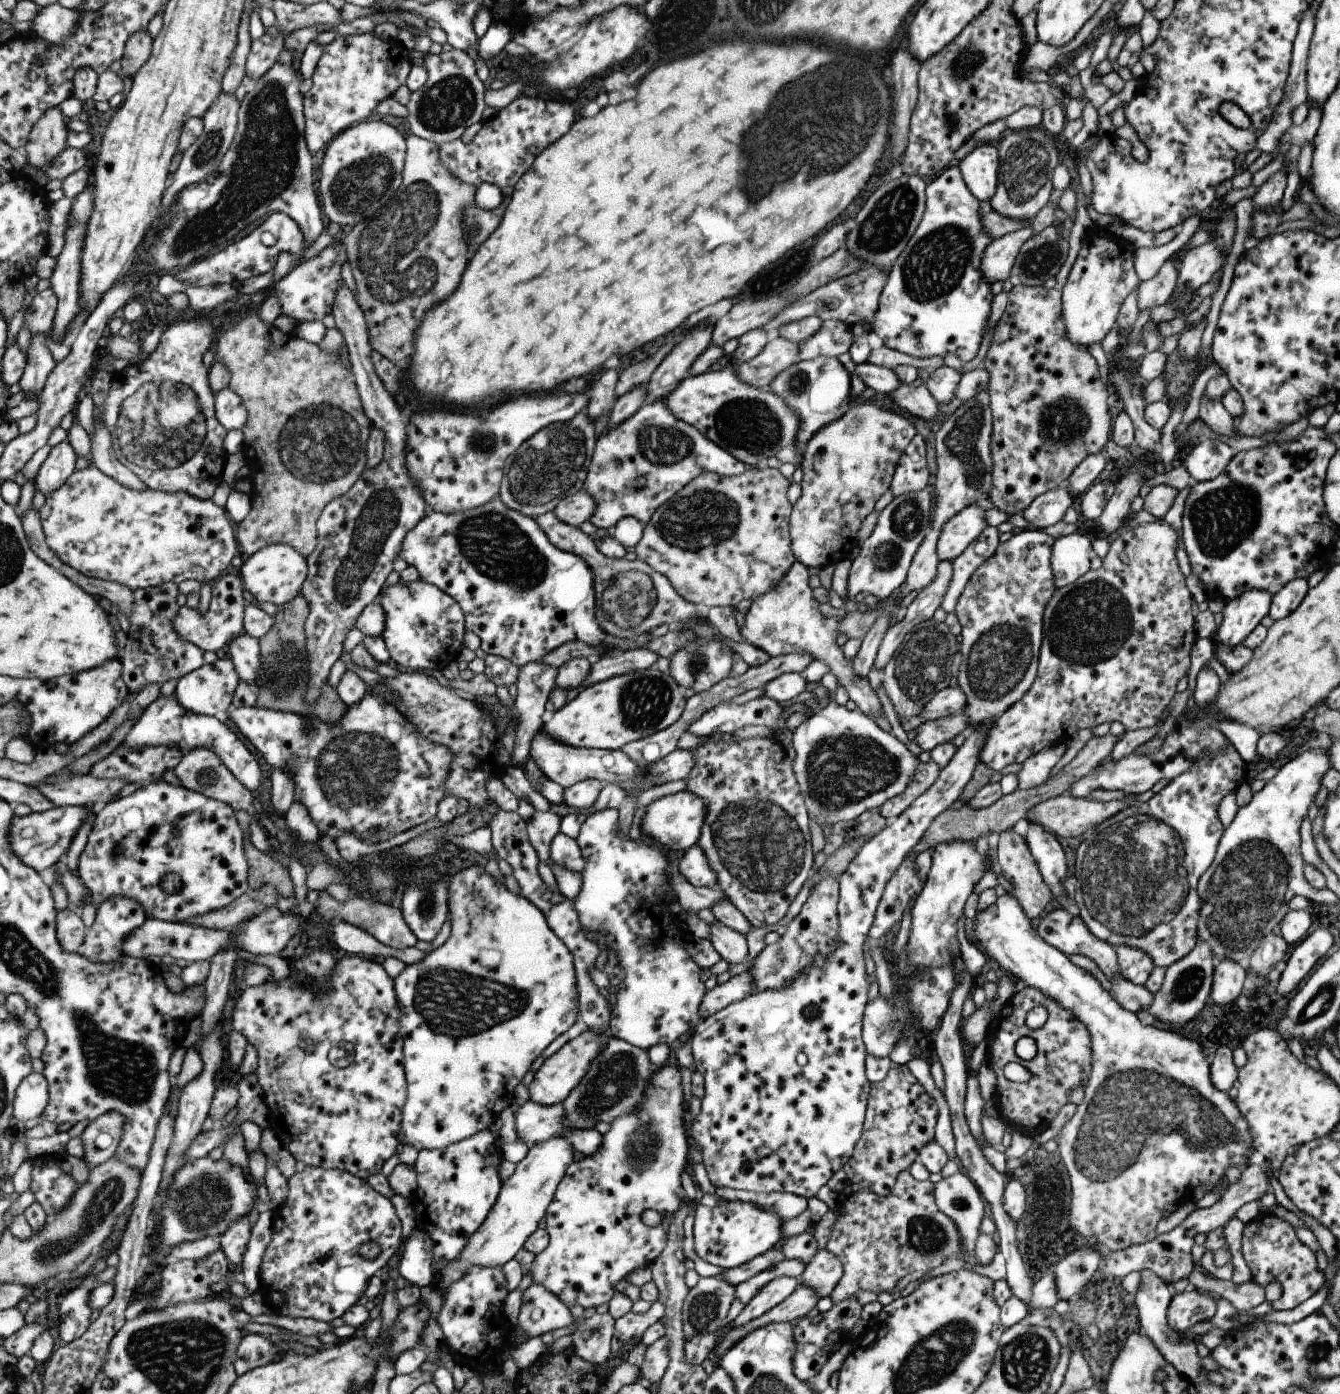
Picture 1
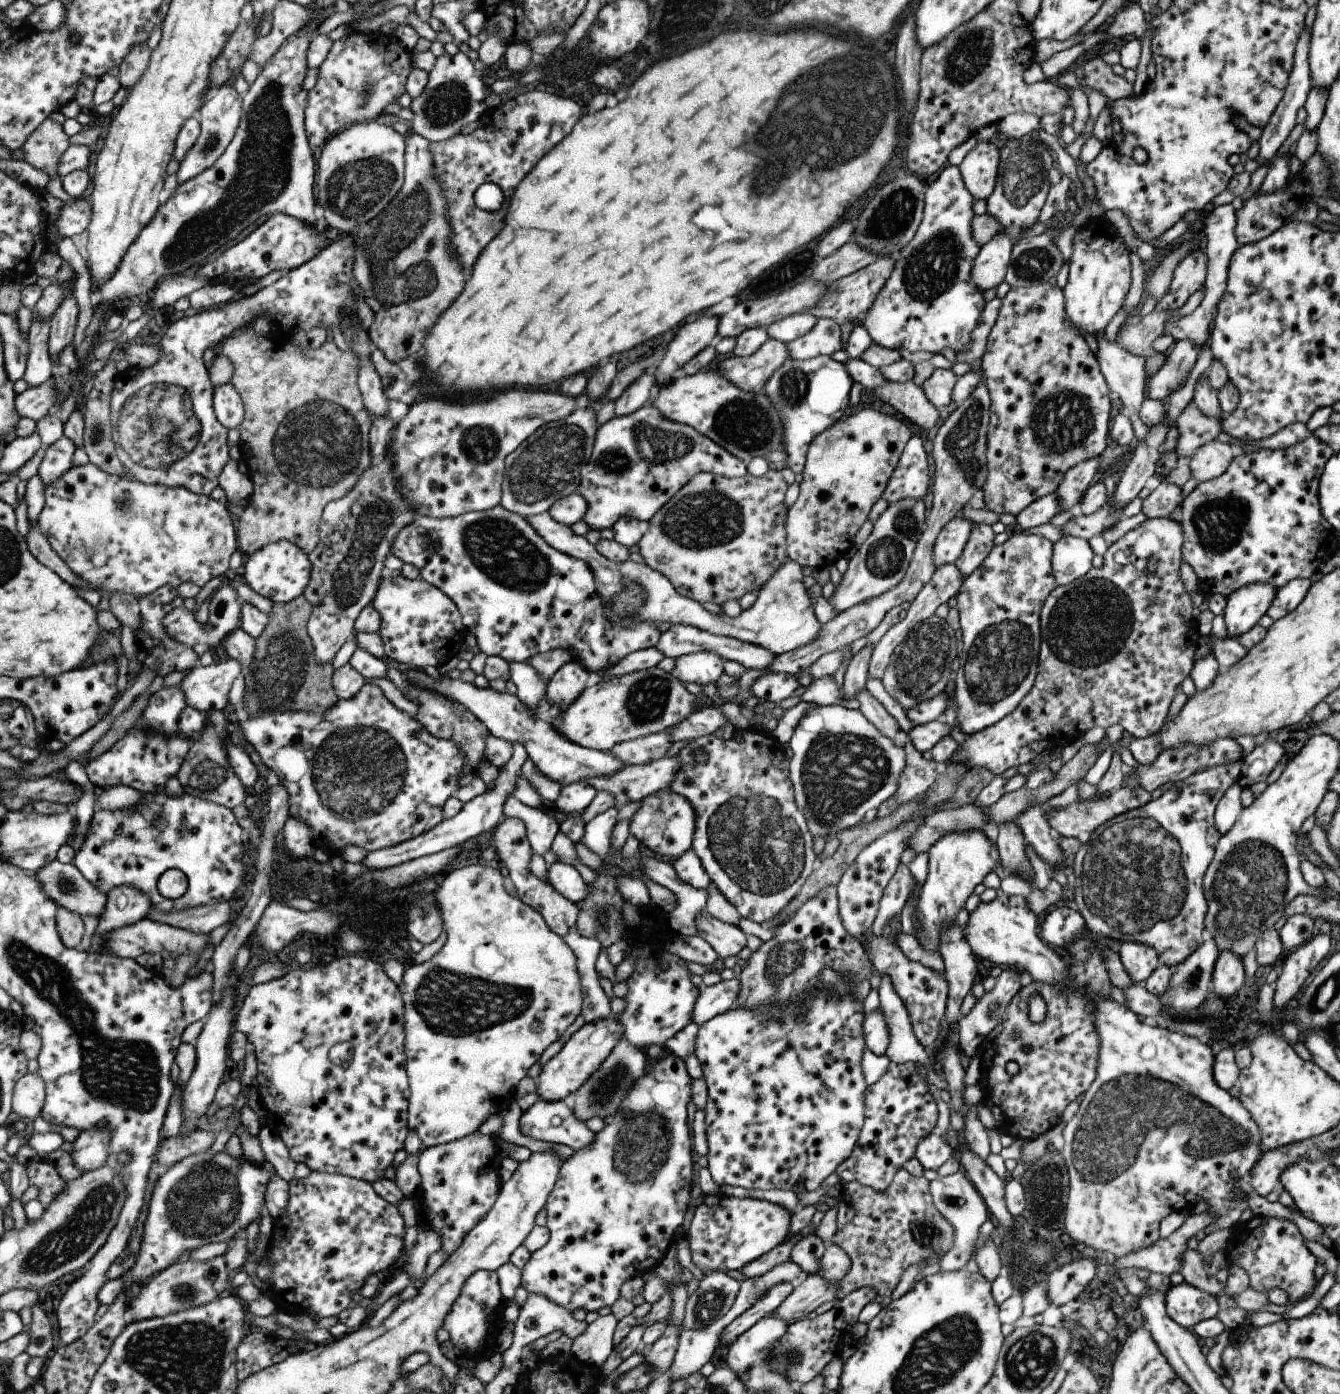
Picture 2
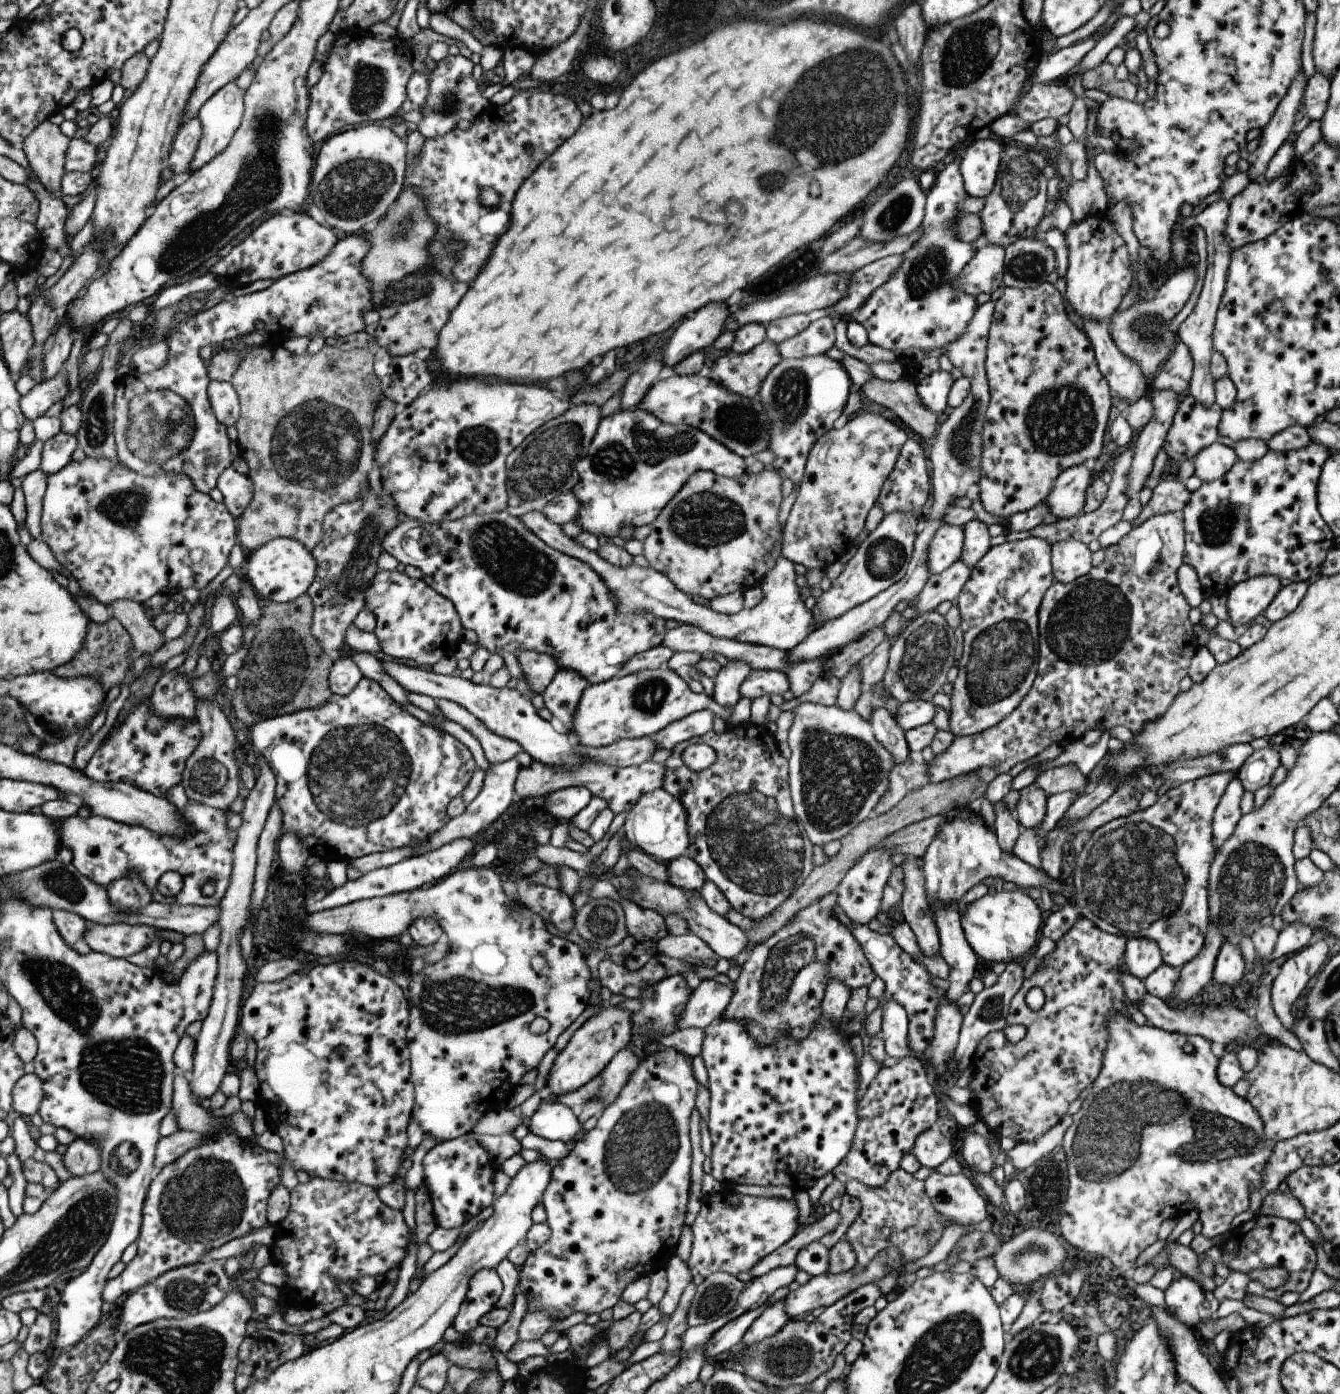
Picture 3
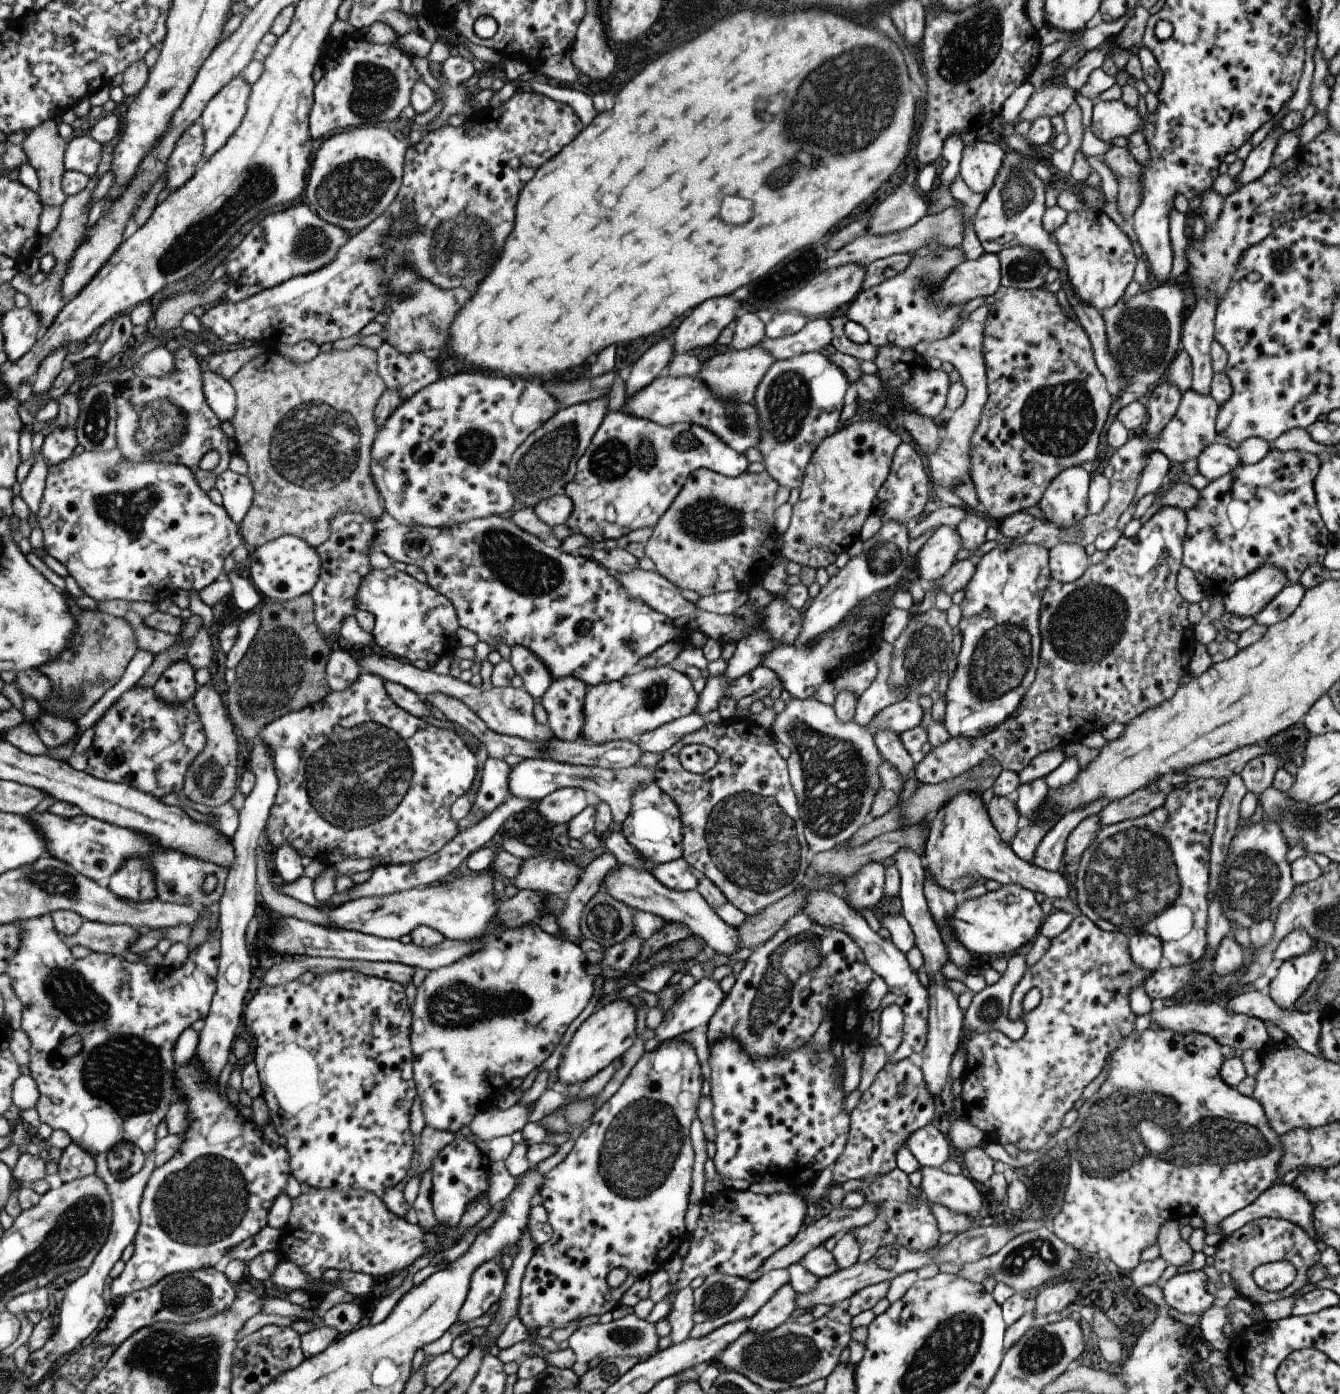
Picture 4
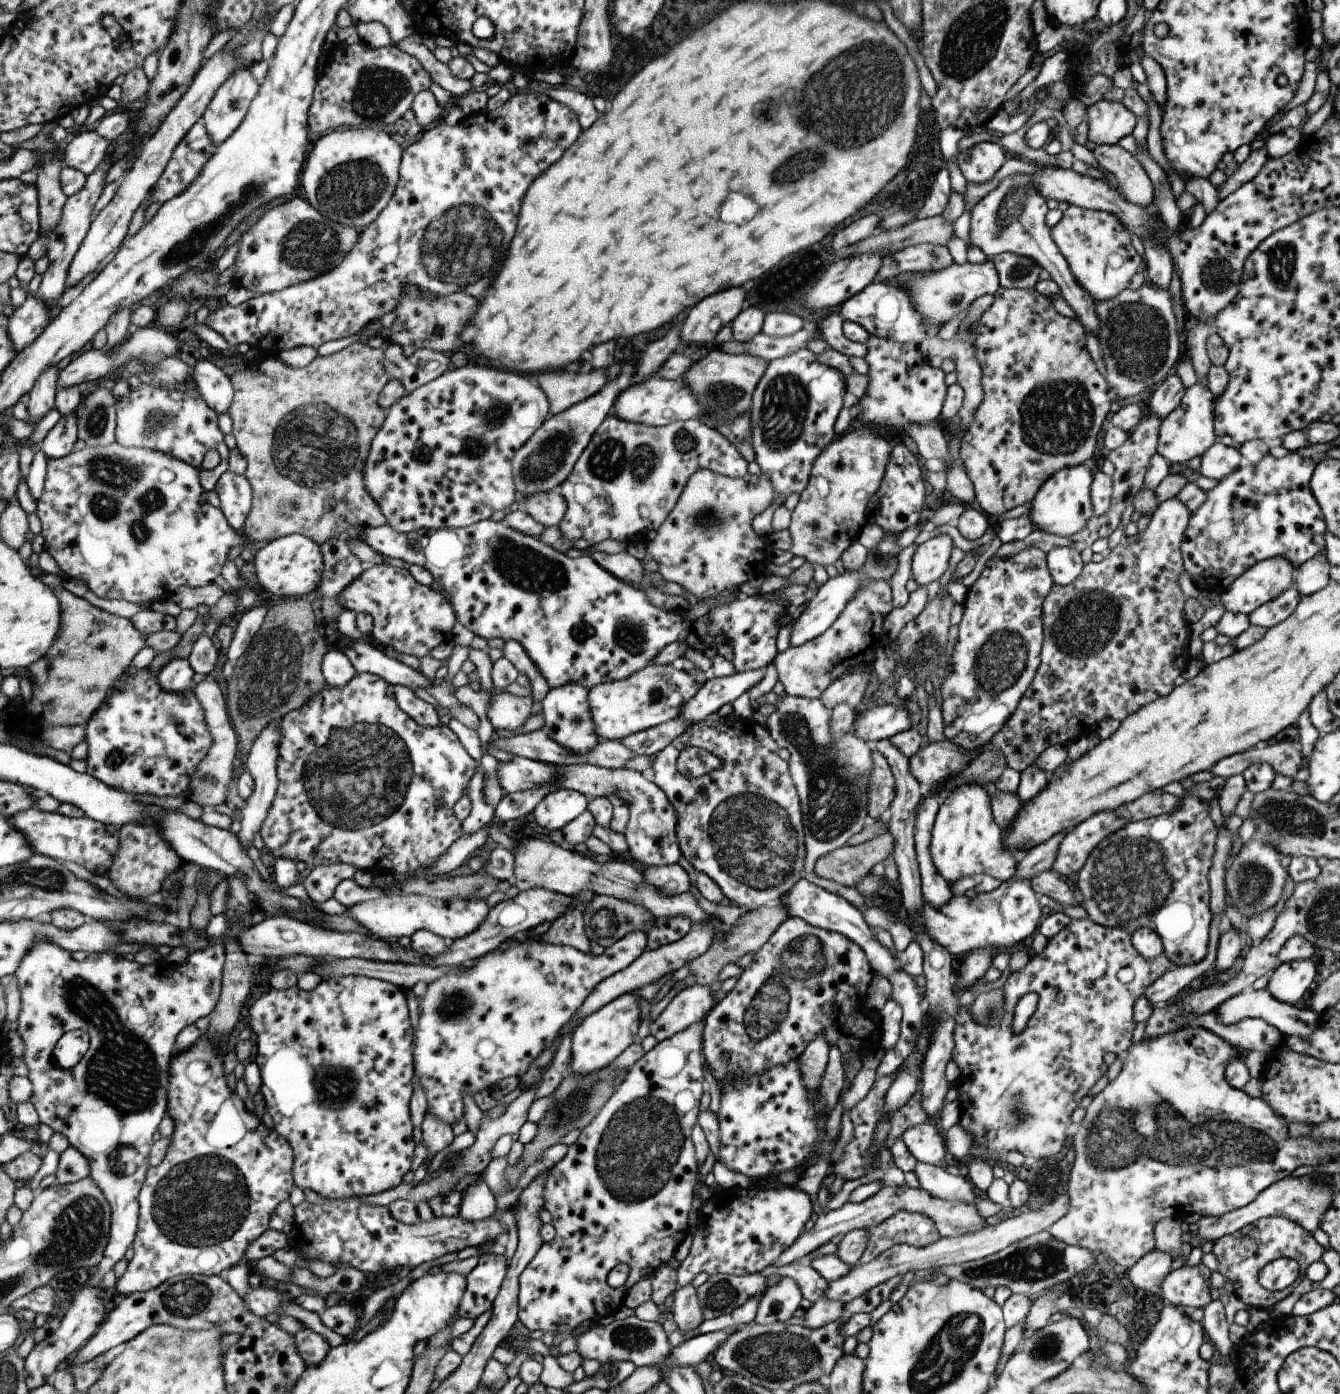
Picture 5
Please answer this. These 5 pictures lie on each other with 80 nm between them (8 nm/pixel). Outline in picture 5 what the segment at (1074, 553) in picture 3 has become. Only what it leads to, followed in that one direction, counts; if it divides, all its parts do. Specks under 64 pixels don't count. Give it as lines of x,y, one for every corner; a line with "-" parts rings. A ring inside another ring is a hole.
1061,546
1046,553
1046,566
1052,582
1058,586
1066,586
1081,574
1084,564
1080,552
1075,548

